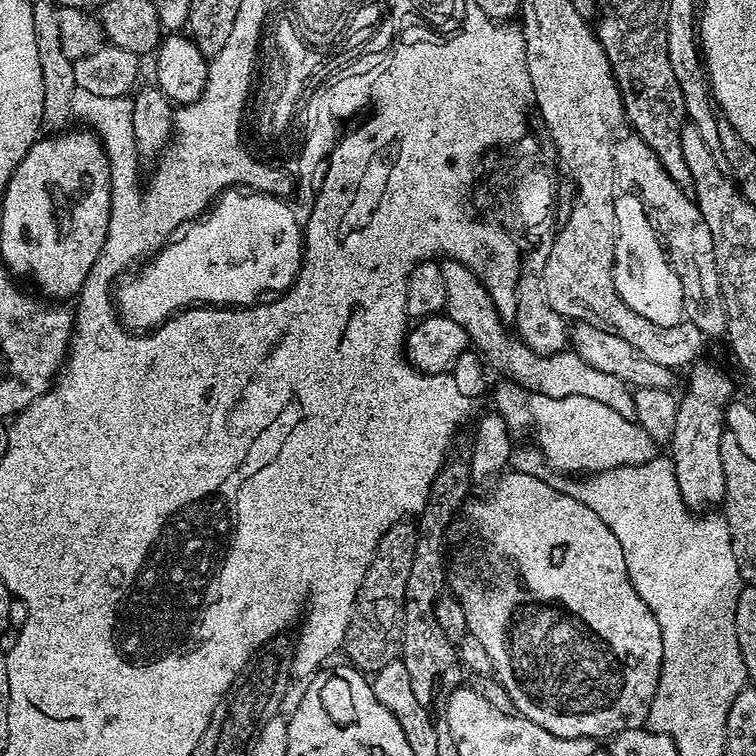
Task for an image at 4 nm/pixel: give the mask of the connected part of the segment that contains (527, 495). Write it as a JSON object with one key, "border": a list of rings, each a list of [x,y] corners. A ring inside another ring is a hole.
{"border":[[[508,470],[491,485],[490,491],[492,493],[481,500],[473,499],[465,503],[462,515],[455,521],[456,549],[450,552],[450,559],[446,564],[446,584],[449,589],[452,587],[452,592],[460,603],[460,612],[468,623],[467,635],[482,642],[492,663],[491,671],[510,694],[516,712],[525,720],[542,726],[542,730],[558,738],[574,741],[600,742],[617,736],[619,732],[641,727],[648,719],[648,707],[660,681],[660,663],[664,660],[664,651],[660,627],[654,614],[650,614],[646,602],[638,598],[634,586],[628,581],[628,567],[626,560],[622,558],[618,538],[614,538],[610,526],[606,526],[606,522],[602,522],[602,518],[598,518],[598,514],[594,514],[590,506],[578,502],[570,494],[559,492],[547,479]]]}

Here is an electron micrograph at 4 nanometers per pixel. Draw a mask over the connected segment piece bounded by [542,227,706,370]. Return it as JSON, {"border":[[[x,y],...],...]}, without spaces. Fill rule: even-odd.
{"border":[[[561,227],[549,248],[552,249],[542,271],[543,290],[548,305],[557,314],[572,322],[593,324],[610,334],[618,334],[618,338],[626,338],[630,346],[638,348],[643,356],[650,358],[650,362],[658,362],[667,368],[687,369],[697,363],[699,356],[696,355],[706,343],[704,333],[693,331],[690,336],[681,338],[683,325],[679,323],[665,331],[667,338],[652,338],[658,334],[656,325],[634,314],[634,310],[622,302],[612,281],[616,248],[608,248],[608,236],[568,236],[568,232]]]}

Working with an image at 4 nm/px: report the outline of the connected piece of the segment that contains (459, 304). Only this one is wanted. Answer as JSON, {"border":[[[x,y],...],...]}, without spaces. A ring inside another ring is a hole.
{"border":[[[445,259],[440,264],[442,274],[442,282],[445,284],[445,304],[443,311],[447,317],[453,319],[468,335],[469,341],[473,345],[480,347],[486,355],[492,360],[497,360],[502,367],[505,368],[507,375],[516,383],[521,384],[523,388],[528,388],[532,392],[544,392],[548,396],[555,396],[557,393],[565,396],[581,396],[582,398],[594,398],[594,402],[602,402],[602,406],[610,406],[610,410],[618,410],[618,414],[632,418],[636,415],[635,402],[633,393],[630,391],[629,385],[618,379],[614,374],[602,374],[602,370],[594,370],[594,366],[590,366],[581,356],[576,355],[575,351],[568,350],[557,359],[552,354],[541,354],[534,352],[525,346],[524,341],[515,334],[510,334],[510,328],[504,325],[505,317],[502,315],[496,303],[492,301],[492,295],[488,293],[487,288],[480,283],[480,277],[467,268],[462,262],[457,260]]]}

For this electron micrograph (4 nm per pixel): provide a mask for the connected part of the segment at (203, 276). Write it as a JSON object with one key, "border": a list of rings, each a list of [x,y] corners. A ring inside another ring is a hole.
{"border":[[[248,190],[221,192],[207,211],[178,226],[168,243],[151,259],[139,265],[140,272],[133,271],[127,278],[119,281],[114,292],[114,308],[118,313],[119,323],[125,329],[155,330],[165,320],[172,319],[177,312],[193,306],[271,304],[291,288],[296,280],[298,218],[294,218],[293,210],[284,206],[284,199],[280,196],[268,195],[263,190],[244,191]]]}

